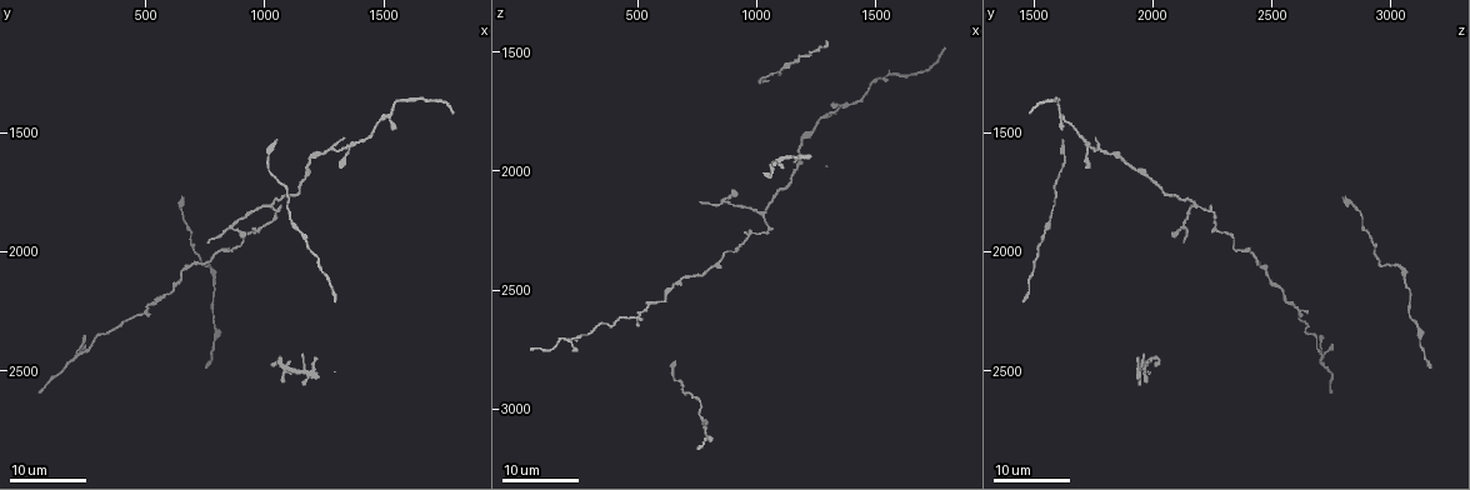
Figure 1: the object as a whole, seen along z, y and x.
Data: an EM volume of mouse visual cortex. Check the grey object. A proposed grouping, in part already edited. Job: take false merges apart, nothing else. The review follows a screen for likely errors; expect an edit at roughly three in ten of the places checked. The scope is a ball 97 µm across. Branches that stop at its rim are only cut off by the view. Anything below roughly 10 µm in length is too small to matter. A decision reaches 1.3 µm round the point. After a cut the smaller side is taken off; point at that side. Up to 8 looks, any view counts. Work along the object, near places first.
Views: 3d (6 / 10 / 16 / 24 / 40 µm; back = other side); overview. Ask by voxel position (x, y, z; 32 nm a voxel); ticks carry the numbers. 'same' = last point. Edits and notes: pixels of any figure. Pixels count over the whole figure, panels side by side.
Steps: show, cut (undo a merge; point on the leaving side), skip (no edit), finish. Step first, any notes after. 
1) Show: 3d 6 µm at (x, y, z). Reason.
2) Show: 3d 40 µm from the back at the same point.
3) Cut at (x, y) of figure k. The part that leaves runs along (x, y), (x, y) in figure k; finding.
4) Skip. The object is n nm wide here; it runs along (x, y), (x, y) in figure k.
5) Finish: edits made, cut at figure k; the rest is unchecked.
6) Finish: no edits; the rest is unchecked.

Show: 3d 16 µm at (490, 2270, 2620). Sudden change in width.

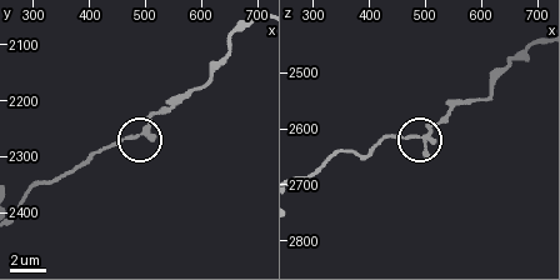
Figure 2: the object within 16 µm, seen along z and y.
Show: 3d 6 µm at (480, 2270, 2615). Zoom in.

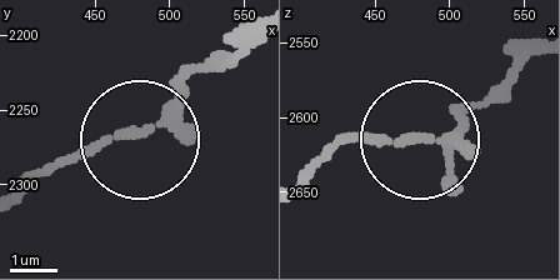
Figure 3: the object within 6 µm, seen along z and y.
Skip. It runs along (250, 44), (203, 68), (143, 135), (26, 175) in figure 3; all the same cell.

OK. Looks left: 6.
Show: 3d 24 µm at (870, 1900, 2120). Sudden change in width.

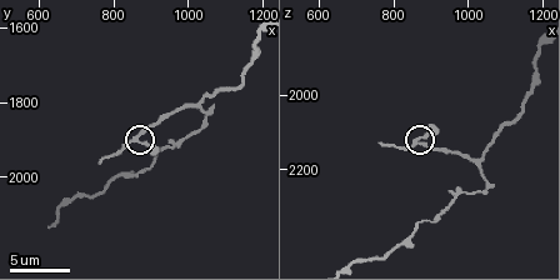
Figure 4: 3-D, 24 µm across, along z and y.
Show: 3d 6 µm at (870, 1900, 2130). Closer look.

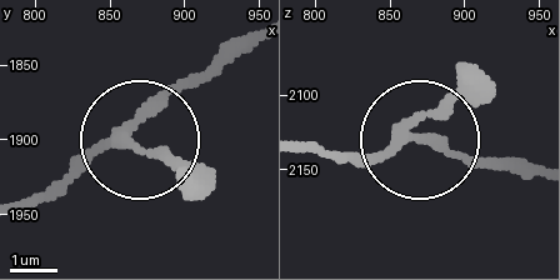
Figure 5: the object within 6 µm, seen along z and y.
Skip. 3 arms meet here; one cell here.

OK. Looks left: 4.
Show: 3d 10 µm at (1020, 1810, 2190). Three-way junction.

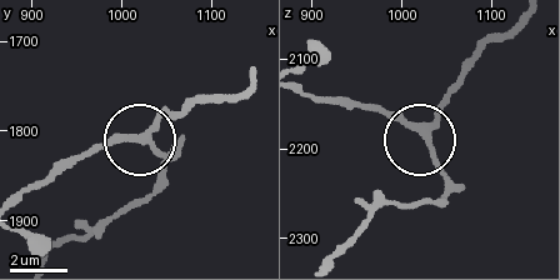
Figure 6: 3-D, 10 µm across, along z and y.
Skip. It runs along (188, 108), (145, 134), (69, 158) in figure 6; all the same cell.

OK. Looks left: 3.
Show: 3d 24 µm at (1520, 1420, 1610). Small branch off a trunk.

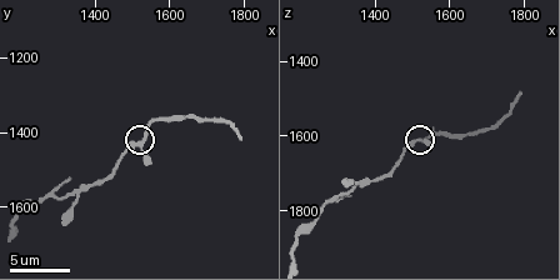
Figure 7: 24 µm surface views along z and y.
Show: 3d 10 µm at the same point. Closer look.

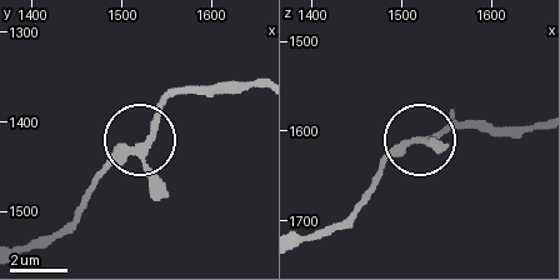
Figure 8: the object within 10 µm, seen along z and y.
Skip. Continuous, no second cell.

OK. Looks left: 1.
Finish: no edits; the rest is unchecked.

